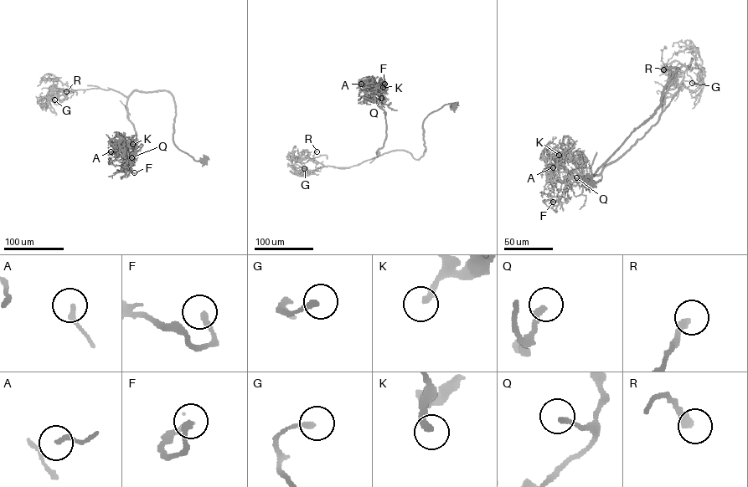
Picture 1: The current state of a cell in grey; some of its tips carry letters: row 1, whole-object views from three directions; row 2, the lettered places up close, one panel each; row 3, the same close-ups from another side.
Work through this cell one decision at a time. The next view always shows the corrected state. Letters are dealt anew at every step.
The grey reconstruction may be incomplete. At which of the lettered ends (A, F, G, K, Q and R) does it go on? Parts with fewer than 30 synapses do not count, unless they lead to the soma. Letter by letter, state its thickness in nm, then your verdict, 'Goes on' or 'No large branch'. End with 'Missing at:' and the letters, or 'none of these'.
A: Thickness 200 nm. No large branch
F: Thickness 240 nm. No large branch
G: Thickness 200 nm. No large branch
K: Thickness 280 nm. No large branch
Q: Thickness 220 nm. No large branch
R: Thickness 340 nm. No large branch
Missing at: none of these

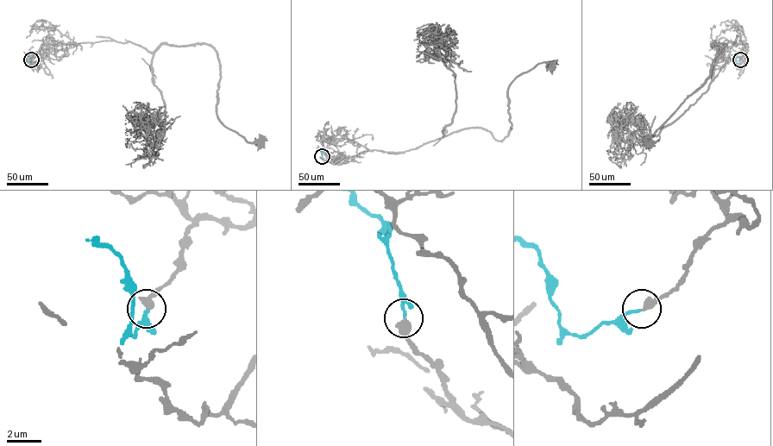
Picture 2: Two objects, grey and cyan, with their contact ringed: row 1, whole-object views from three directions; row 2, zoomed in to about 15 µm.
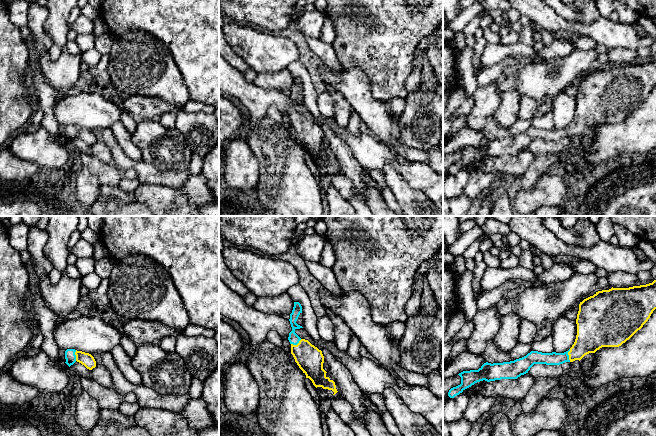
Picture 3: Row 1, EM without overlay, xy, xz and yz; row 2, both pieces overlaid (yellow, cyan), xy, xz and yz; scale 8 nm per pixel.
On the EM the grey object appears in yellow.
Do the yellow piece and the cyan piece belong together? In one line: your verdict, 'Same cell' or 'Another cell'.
Same cell

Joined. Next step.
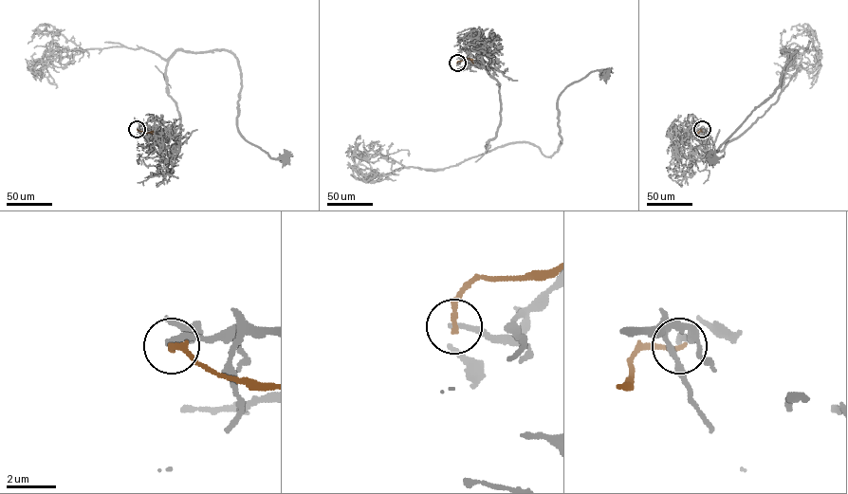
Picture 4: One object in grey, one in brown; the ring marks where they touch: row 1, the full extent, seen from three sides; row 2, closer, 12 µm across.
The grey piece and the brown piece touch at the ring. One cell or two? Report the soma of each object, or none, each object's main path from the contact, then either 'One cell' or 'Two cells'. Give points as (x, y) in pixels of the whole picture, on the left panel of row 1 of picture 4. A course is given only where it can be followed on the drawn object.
Soma of grey: (285, 157). Soma of brown: none. Course of grey: (137, 129), (177, 152), (168, 59), (178, 50), (228, 50), (240, 69), (238, 132), (285, 158). Course of brown: (137, 129), (153, 132). Two cells

